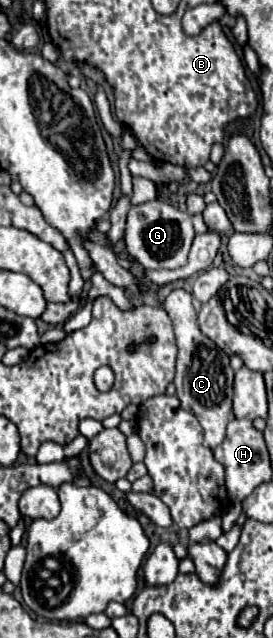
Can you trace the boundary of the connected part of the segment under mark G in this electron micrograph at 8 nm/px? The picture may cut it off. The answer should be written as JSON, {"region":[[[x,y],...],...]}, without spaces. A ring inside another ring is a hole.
{"region":[[[153,200],[139,206],[131,206],[125,228],[127,254],[139,262],[143,268],[181,268],[187,264],[187,254],[193,242],[193,224],[187,212],[163,202]]]}

